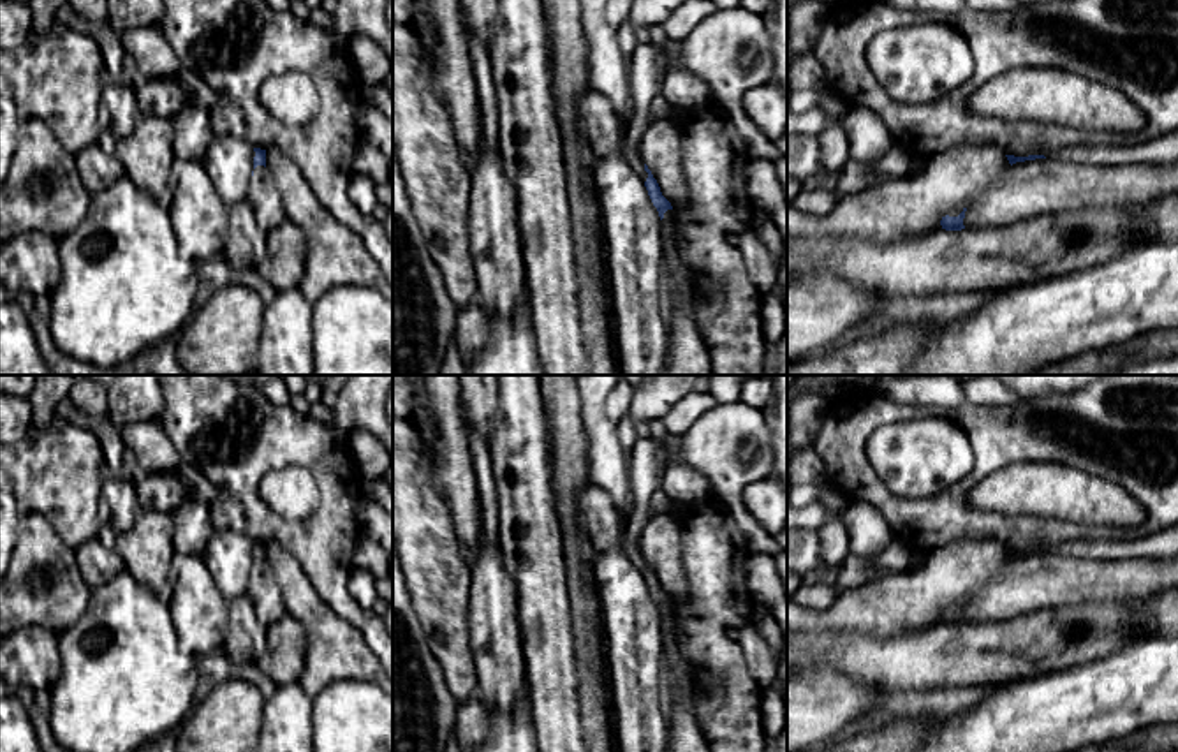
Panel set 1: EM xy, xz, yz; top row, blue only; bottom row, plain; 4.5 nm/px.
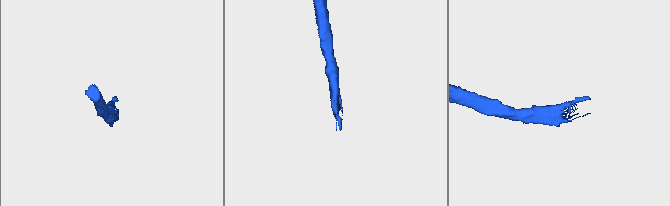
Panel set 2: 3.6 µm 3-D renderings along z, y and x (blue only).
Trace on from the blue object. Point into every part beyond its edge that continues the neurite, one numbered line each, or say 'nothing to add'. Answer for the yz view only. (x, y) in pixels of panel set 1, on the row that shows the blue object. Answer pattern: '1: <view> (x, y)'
1: yz (1036, 187)

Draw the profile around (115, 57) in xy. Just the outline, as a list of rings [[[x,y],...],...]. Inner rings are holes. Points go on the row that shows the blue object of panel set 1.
[[[70,7],[63,11],[56,21],[76,28],[83,33],[88,33],[92,39],[97,41],[104,67],[106,77],[109,83],[125,81],[129,76],[129,56],[121,44],[121,35],[111,26],[107,19],[104,21],[86,21],[79,14],[76,14]]]

